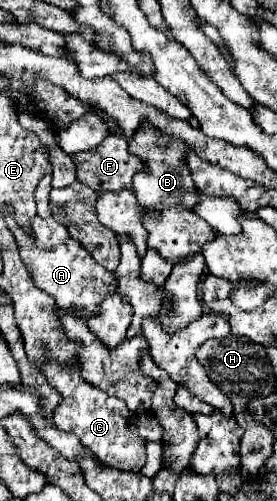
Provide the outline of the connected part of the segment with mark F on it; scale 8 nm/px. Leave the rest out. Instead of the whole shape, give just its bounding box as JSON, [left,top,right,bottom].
[71,135,145,193]

